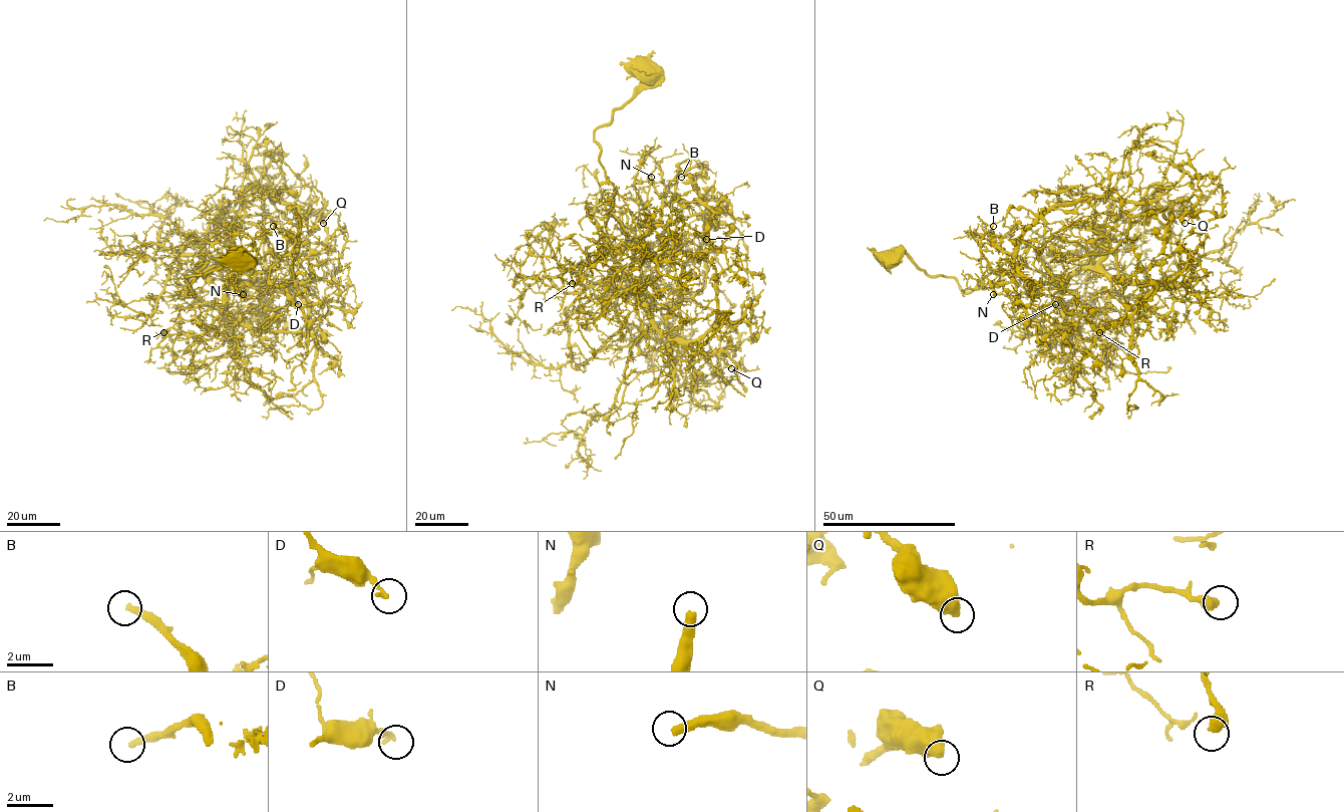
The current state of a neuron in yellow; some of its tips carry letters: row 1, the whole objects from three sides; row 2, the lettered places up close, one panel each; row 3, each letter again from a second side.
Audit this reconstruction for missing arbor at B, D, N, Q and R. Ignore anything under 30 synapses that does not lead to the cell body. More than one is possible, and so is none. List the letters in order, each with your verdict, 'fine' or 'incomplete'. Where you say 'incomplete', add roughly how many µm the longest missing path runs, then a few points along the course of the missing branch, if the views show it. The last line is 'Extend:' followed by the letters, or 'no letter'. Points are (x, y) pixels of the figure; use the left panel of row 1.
B: fine
D: fine
N: incomplete; about 20 µm are missing; missing branch runs (243, 294), (240, 304), (229, 312), (233, 313)
Q: fine
R: fine
Extend: N

